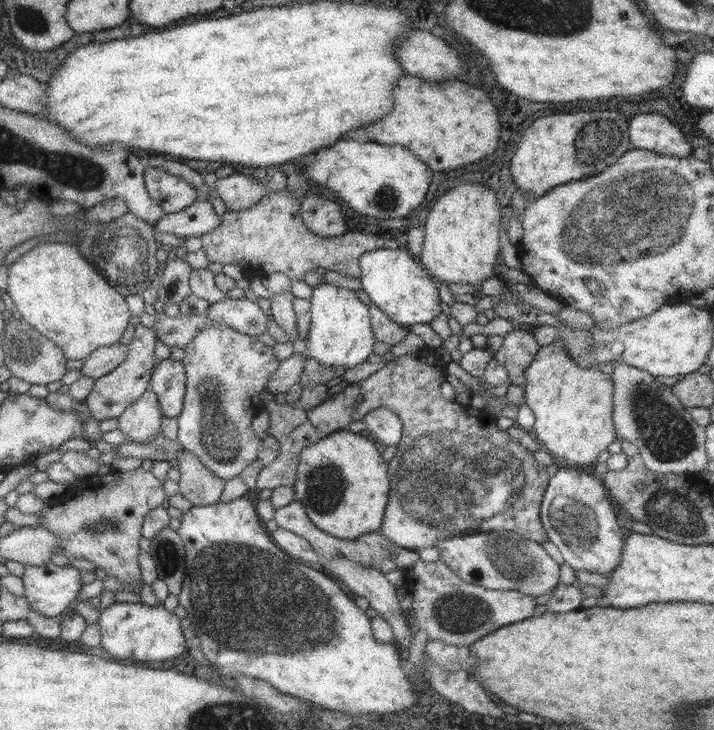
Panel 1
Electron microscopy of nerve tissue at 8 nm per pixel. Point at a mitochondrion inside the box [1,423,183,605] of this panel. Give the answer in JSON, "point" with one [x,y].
{"point":[104,523]}

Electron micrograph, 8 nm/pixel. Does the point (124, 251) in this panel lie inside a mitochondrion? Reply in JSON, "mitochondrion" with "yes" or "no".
{"mitochondrion":"yes"}

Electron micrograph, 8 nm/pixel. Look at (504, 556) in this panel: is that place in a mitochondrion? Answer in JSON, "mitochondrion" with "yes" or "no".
{"mitochondrion":"yes"}

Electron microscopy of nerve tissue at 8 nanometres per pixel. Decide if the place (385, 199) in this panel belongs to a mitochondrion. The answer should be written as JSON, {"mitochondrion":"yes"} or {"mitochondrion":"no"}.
{"mitochondrion":"yes"}

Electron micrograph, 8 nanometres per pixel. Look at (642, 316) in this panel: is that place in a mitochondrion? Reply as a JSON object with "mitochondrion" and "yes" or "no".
{"mitochondrion":"no"}

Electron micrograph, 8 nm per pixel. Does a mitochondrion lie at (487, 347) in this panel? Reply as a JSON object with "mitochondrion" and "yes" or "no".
{"mitochondrion":"no"}

